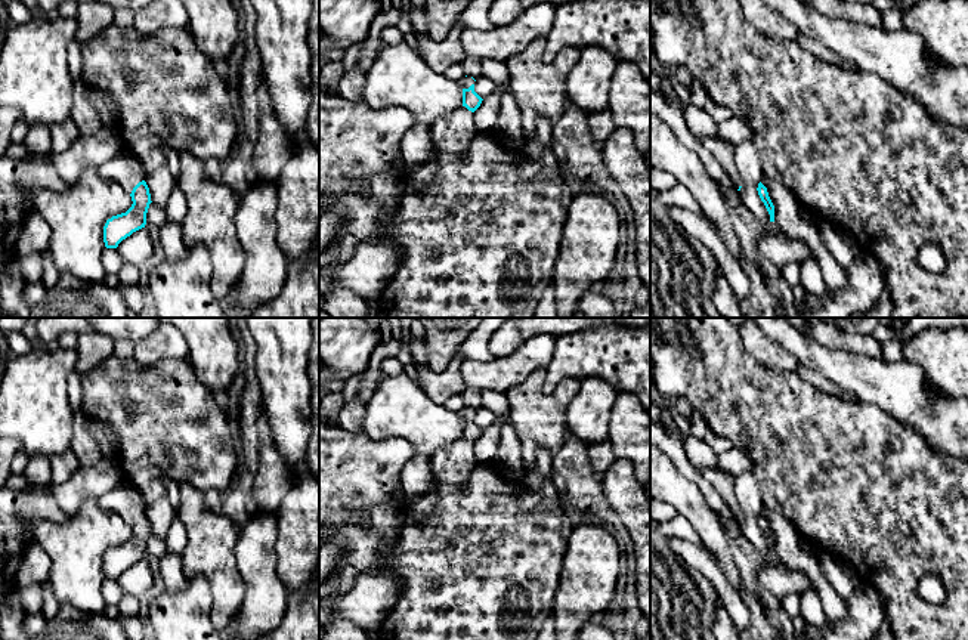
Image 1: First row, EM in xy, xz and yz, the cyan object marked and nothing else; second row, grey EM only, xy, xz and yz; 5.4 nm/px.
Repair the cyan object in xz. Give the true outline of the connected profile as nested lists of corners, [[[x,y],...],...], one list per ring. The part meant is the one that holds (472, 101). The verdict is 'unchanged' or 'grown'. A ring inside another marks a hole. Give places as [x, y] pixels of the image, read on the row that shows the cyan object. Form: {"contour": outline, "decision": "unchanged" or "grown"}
{"contour": [[[467,75],[461,78],[458,83],[463,87],[463,106],[446,117],[437,118],[430,126],[434,149],[443,154],[461,155],[479,133],[474,126],[473,112],[483,99],[474,92],[474,81],[473,77]]], "decision": "grown"}

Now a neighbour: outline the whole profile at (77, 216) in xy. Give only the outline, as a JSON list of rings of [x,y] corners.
[[[96,166],[87,167],[64,192],[38,189],[33,208],[52,231],[47,250],[59,273],[72,275],[95,287],[103,284],[103,226],[112,216],[126,213],[132,204],[130,194],[117,182],[103,179]]]

